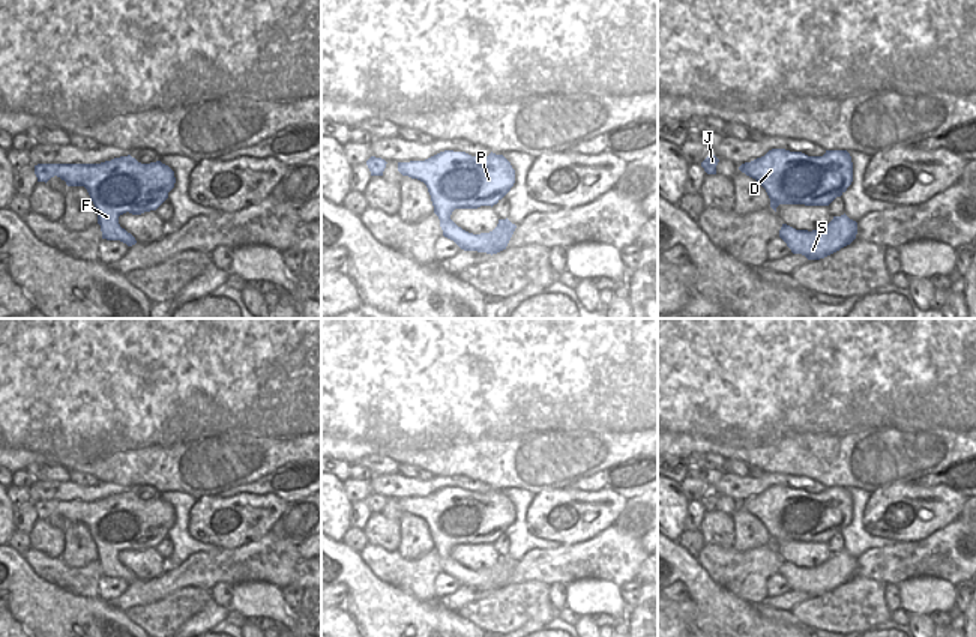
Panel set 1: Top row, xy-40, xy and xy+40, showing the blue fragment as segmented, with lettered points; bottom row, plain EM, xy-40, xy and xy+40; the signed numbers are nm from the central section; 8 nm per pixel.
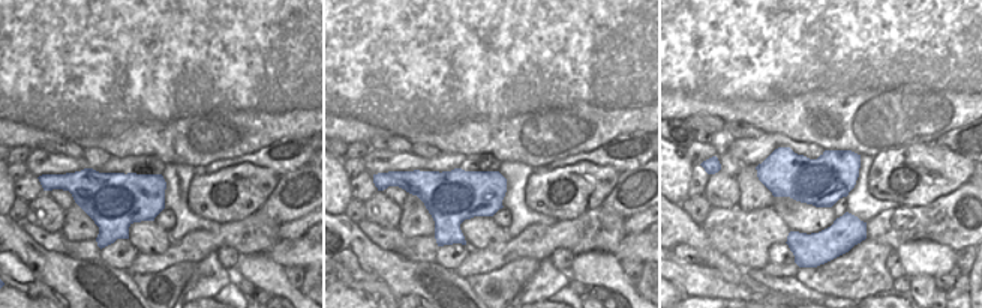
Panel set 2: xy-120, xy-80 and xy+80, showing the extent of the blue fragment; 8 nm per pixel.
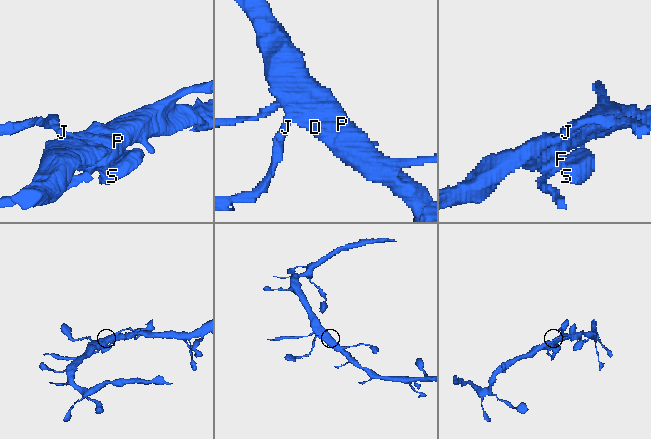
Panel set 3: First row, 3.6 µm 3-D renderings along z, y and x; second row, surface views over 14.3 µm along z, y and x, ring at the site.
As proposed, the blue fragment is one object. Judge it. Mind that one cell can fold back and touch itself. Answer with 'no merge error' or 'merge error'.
no merge error

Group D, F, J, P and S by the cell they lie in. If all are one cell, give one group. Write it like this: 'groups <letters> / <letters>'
groups D F J P S

